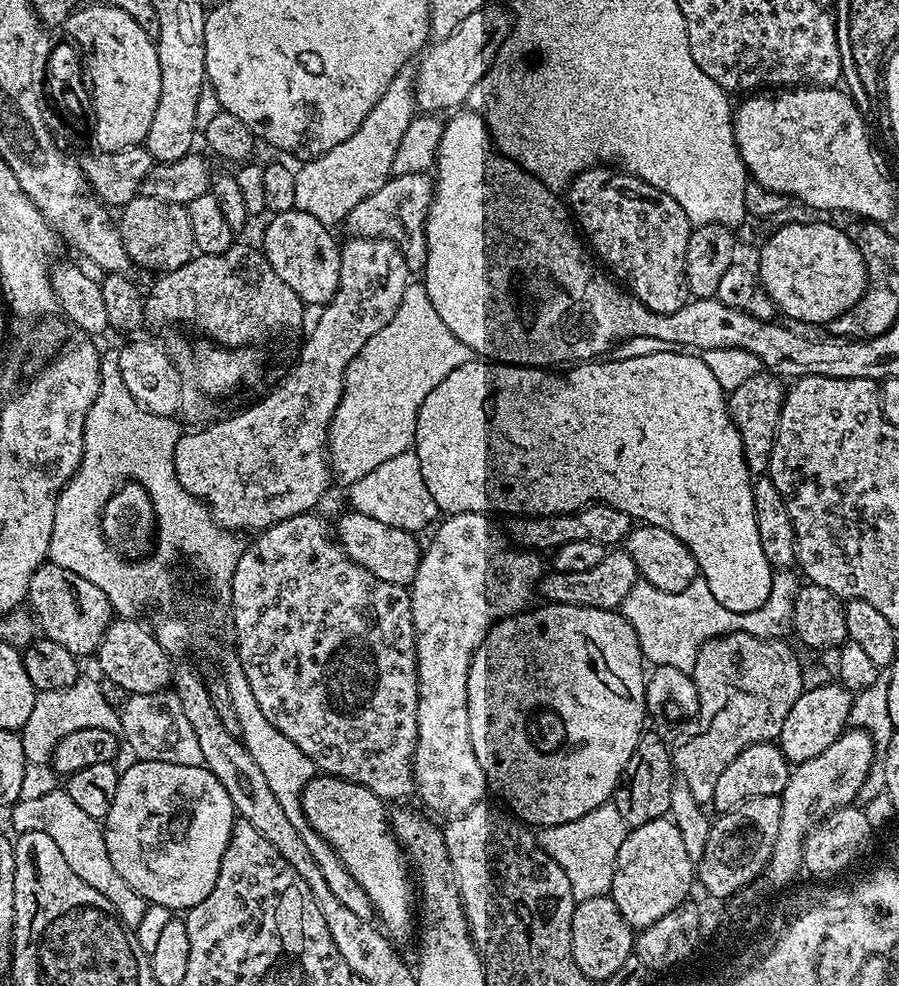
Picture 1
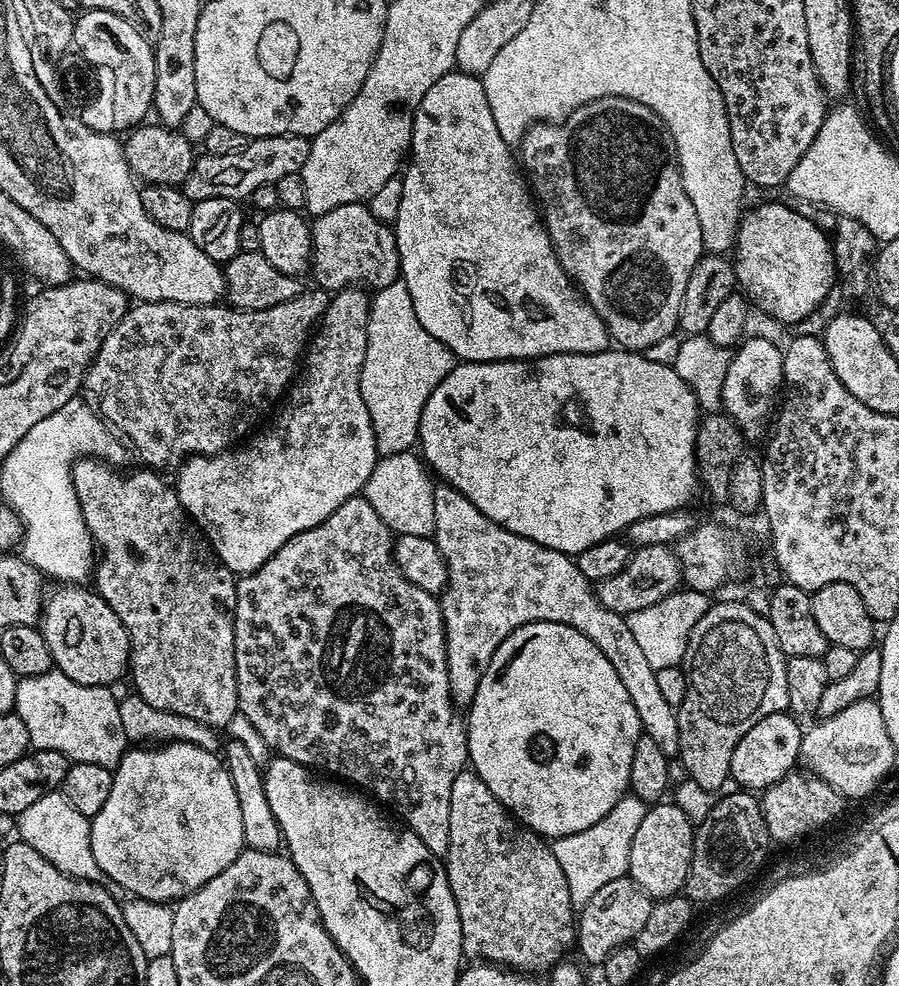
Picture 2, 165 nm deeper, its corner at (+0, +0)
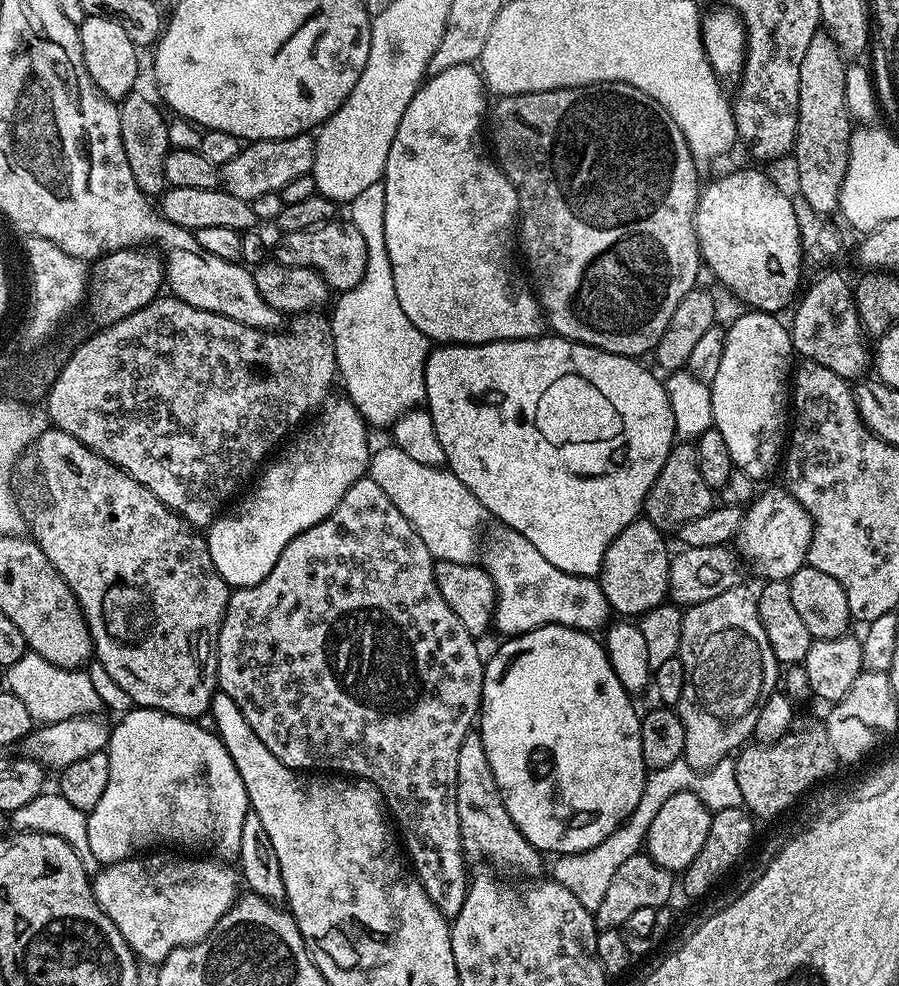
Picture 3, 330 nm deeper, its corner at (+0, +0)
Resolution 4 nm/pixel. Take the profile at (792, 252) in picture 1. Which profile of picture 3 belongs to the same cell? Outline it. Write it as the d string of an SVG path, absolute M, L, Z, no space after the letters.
M740 168L737 172L728 172L725 176L710 181L709 184L707 181L696 207L696 237L701 261L710 270L714 270L721 285L725 284L734 295L741 296L748 303L749 309L780 314L788 303L791 305L797 299L798 289L801 287L802 255L792 196L783 196L766 173L759 172L756 168Z

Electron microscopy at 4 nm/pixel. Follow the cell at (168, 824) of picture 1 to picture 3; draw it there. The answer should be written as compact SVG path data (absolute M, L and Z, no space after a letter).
M133 707L131 711L111 725L106 749L110 778L98 806L87 813L90 850L96 861L104 866L116 864L161 846L172 846L168 844L181 844L181 849L211 854L224 862L235 861L240 855L242 822L246 822L250 805L238 766L234 766L226 746L211 727L203 728L196 720L153 708Z

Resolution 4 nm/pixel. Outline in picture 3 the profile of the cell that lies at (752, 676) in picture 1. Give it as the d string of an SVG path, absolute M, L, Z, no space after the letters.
M744 587L731 588L726 590L726 594L718 594L718 598L710 598L683 609L678 653L686 670L686 686L678 705L682 726L686 730L682 759L699 772L705 772L718 762L729 759L753 739L758 714L762 714L762 706L766 706L772 693L777 691L776 679L782 672L781 665L774 658L774 650L770 650L766 630L762 630L753 589Z

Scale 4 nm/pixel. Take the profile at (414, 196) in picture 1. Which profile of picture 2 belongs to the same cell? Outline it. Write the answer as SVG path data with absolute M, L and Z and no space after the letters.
M364 202L334 206L334 210L311 221L310 275L329 294L353 286L367 286L369 289L379 290L400 279L396 233L389 225L387 228L368 207Z

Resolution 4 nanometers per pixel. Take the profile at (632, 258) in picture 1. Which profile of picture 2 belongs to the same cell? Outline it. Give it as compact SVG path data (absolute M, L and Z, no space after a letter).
M603 96L594 102L586 102L578 106L568 116L559 122L541 122L531 125L524 133L524 139L518 145L518 160L522 165L523 175L530 185L530 191L542 213L548 237L552 240L554 250L566 270L580 289L588 304L599 314L602 322L608 328L608 335L616 340L621 349L643 350L654 346L654 342L662 342L662 338L673 335L680 322L680 307L682 294L686 294L686 282L690 279L690 270L705 255L702 242L702 226L698 223L698 213L694 211L694 202L690 202L690 194L680 181L680 165L676 163L676 147L672 141L666 122L650 106L642 106L642 102L622 98L621 96Z

